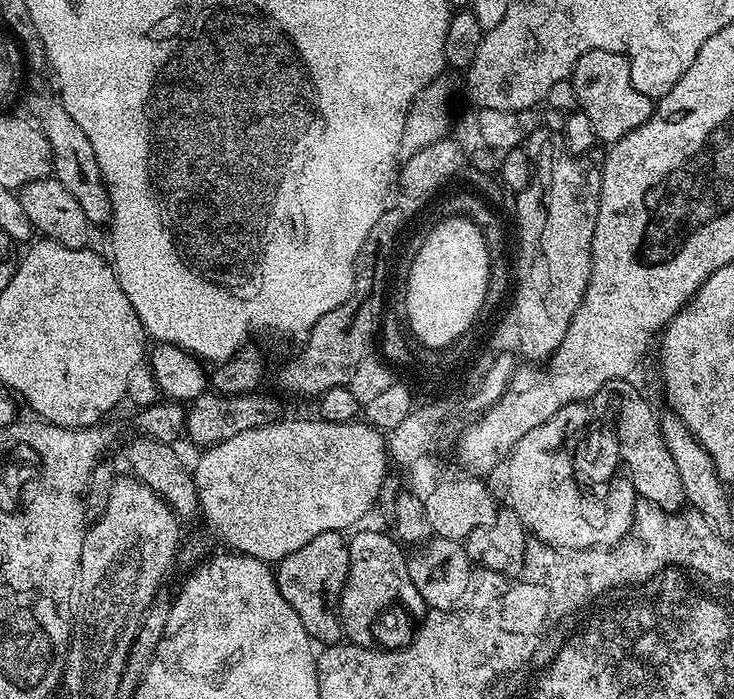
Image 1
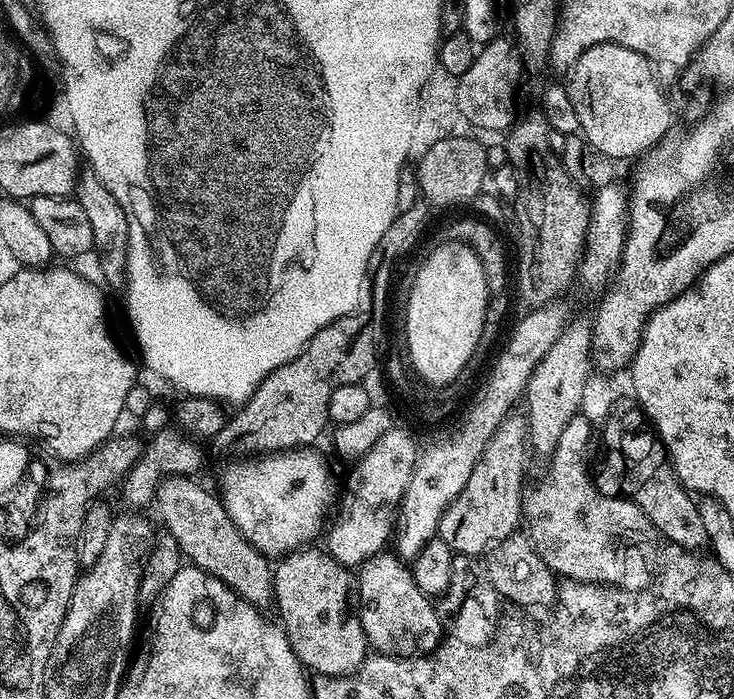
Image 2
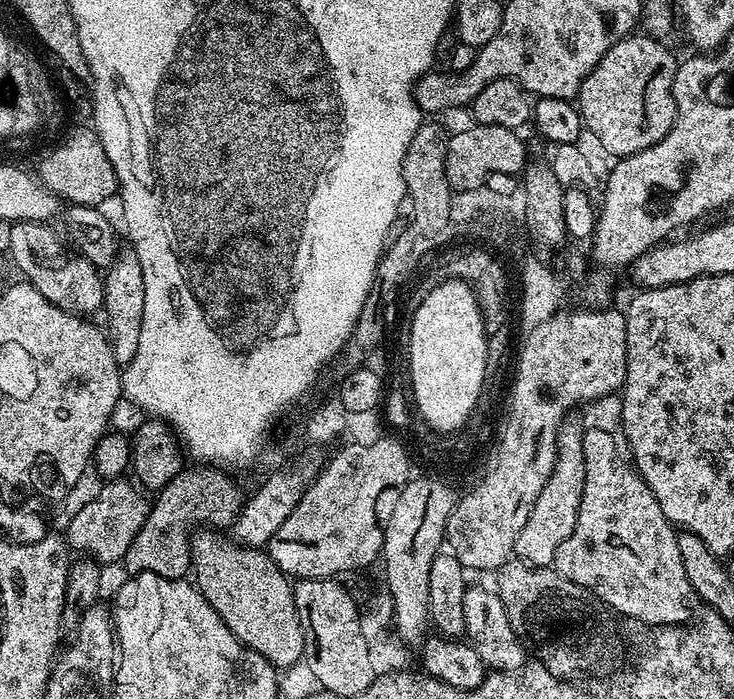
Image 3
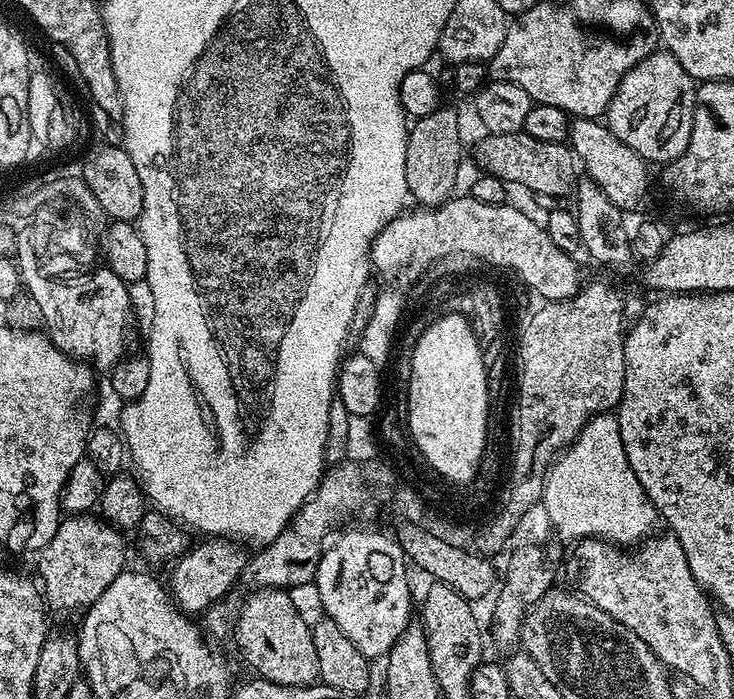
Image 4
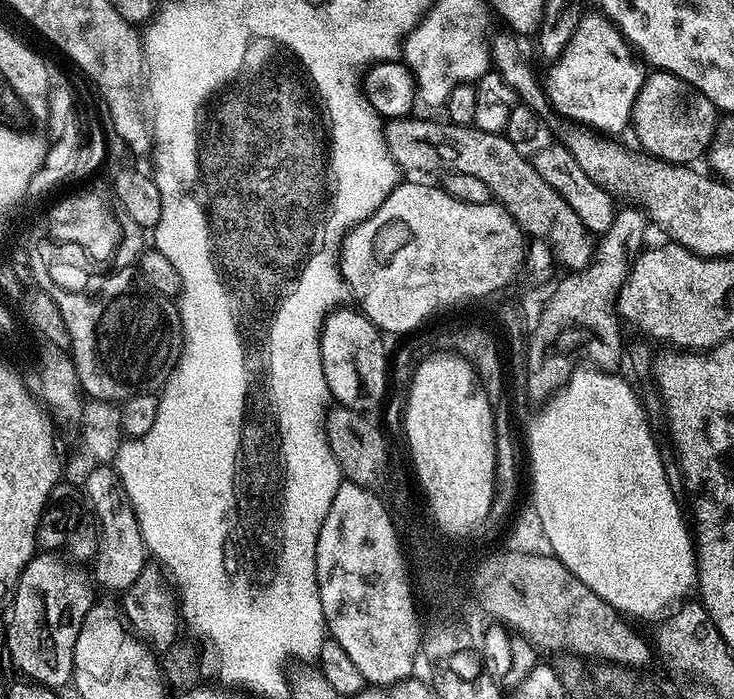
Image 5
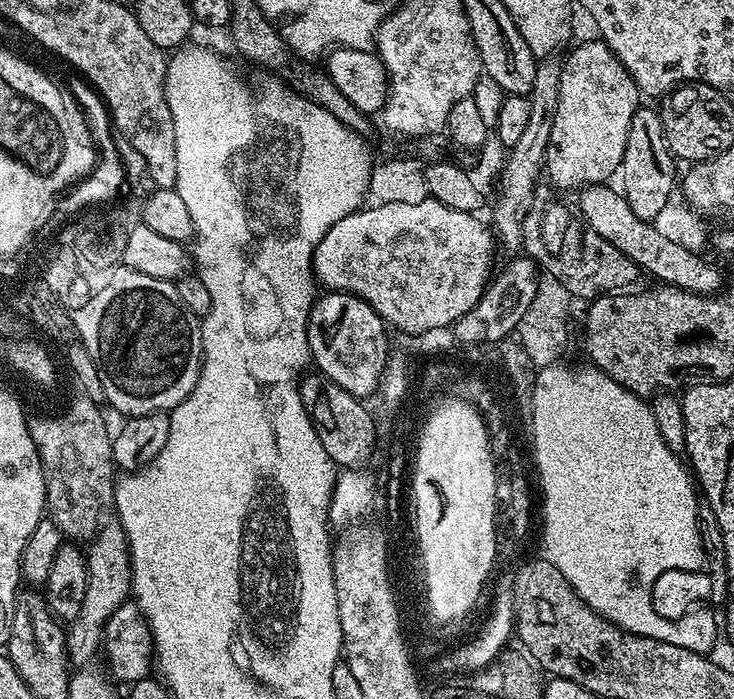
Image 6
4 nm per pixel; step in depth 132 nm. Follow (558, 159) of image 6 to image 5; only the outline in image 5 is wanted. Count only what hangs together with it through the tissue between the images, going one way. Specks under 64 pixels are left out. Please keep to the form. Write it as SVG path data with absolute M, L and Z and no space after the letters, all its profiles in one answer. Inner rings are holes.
M593 11L589 16L588 13L581 15L574 38L566 42L566 50L547 65L548 77L543 77L542 87L547 103L561 116L587 124L602 134L620 134L616 132L629 127L638 90L644 85L646 68L612 20Z

